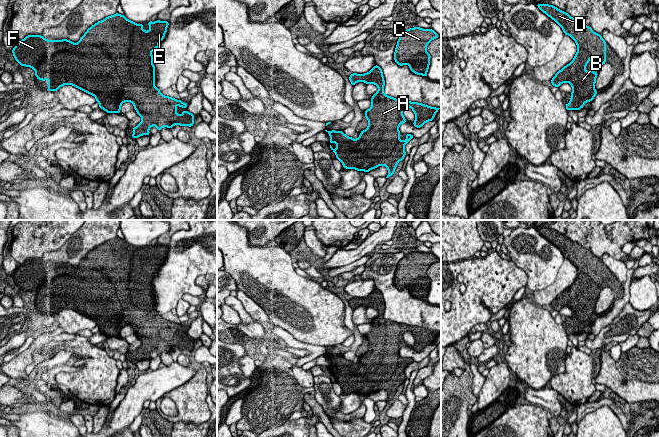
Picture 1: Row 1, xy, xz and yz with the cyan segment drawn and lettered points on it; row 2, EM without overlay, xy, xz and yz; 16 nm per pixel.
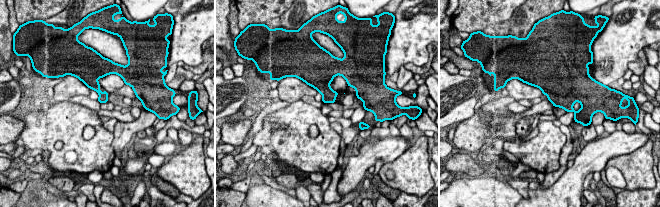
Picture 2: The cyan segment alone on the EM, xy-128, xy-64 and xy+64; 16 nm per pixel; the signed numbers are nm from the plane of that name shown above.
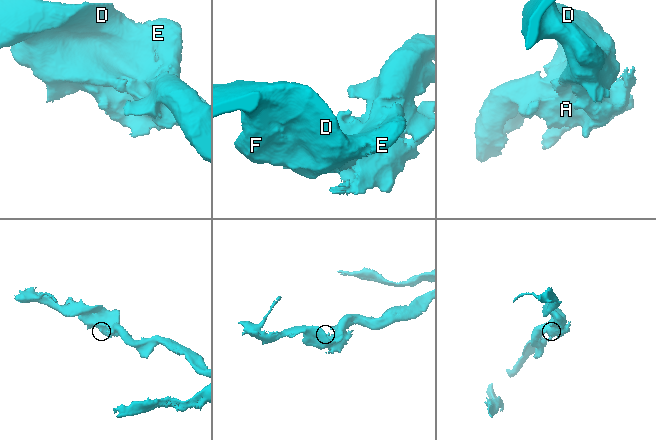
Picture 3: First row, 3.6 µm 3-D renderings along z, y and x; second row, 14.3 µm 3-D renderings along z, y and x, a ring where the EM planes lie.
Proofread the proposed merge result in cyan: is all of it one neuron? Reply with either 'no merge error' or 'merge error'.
no merge error

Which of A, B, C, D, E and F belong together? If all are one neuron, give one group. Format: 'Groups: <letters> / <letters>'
Groups: A B C D E F

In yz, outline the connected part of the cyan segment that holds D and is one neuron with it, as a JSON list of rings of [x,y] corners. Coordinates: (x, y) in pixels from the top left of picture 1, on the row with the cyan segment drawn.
[[[549,4],[536,5],[554,20],[562,28],[564,34],[570,36],[577,45],[574,59],[555,74],[551,83],[554,87],[560,87],[565,82],[569,83],[572,86],[571,99],[565,107],[568,111],[580,110],[597,94],[595,83],[598,72],[587,71],[586,65],[591,58],[596,59],[599,68],[606,63],[607,43],[591,27],[557,7]]]

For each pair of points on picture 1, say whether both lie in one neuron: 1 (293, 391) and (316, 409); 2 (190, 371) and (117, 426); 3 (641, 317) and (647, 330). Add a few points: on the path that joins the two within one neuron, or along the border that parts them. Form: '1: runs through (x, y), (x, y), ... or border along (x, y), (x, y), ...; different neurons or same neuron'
1: border along (305, 394), (304, 400); different neurons
2: runs through (171, 377), (155, 383), (131, 407); same neuron
3: border along (647, 321), (636, 333); different neurons

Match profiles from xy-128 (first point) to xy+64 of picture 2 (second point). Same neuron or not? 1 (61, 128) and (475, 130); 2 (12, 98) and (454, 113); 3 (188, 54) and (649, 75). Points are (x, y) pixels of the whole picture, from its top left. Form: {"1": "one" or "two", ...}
{"1": "two", "2": "two", "3": "two"}

